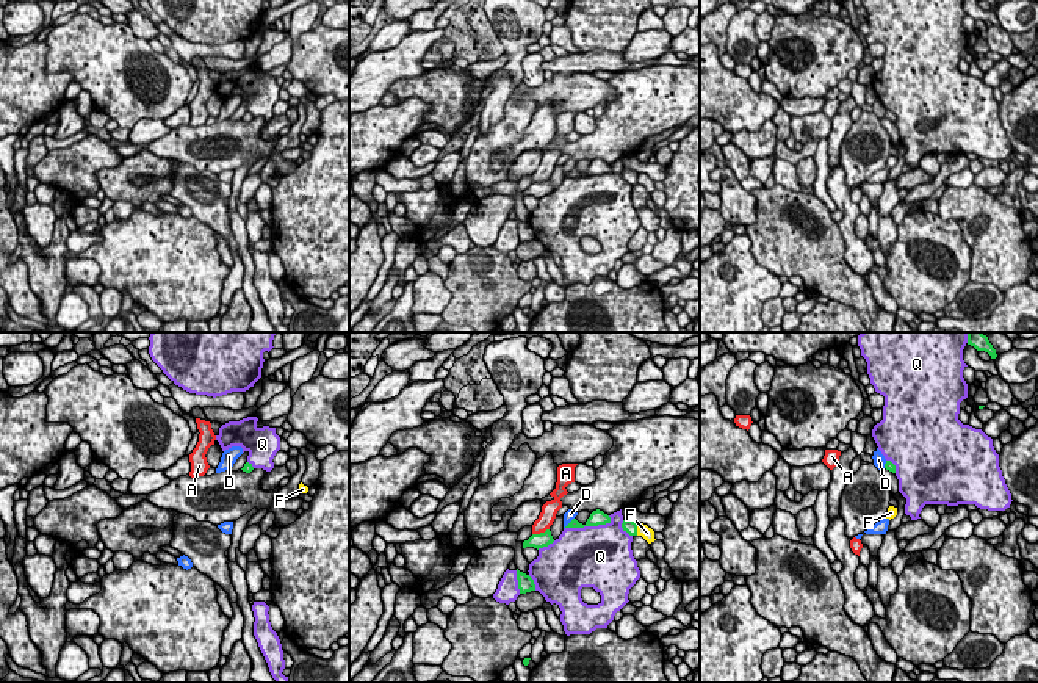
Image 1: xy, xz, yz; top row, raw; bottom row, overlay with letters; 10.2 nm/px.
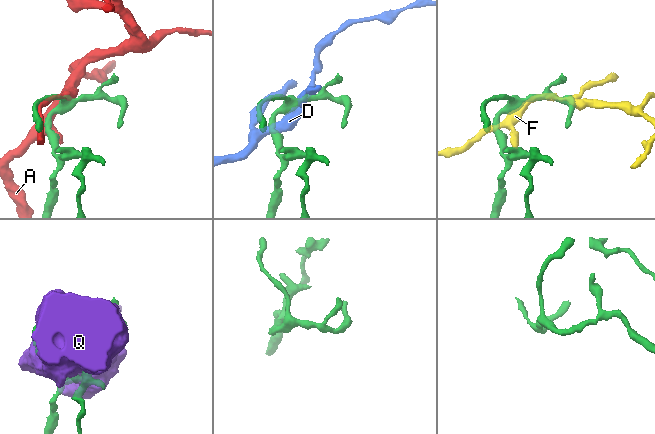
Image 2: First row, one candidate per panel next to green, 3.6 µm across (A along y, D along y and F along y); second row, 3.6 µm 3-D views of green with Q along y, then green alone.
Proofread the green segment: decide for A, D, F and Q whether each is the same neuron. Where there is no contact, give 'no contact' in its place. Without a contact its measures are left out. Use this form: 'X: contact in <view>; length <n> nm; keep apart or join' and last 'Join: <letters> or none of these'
A: contact in xz; length 190 nm; keep apart
D: contact in xz; length 150 nm; keep apart
F: contact in xz; length 130 nm; keep apart
Q: contact in xz; length 500 nm; keep apart
Join: none of these

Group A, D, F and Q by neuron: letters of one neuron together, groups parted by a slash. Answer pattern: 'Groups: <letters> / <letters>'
Groups: A / D / F / Q

